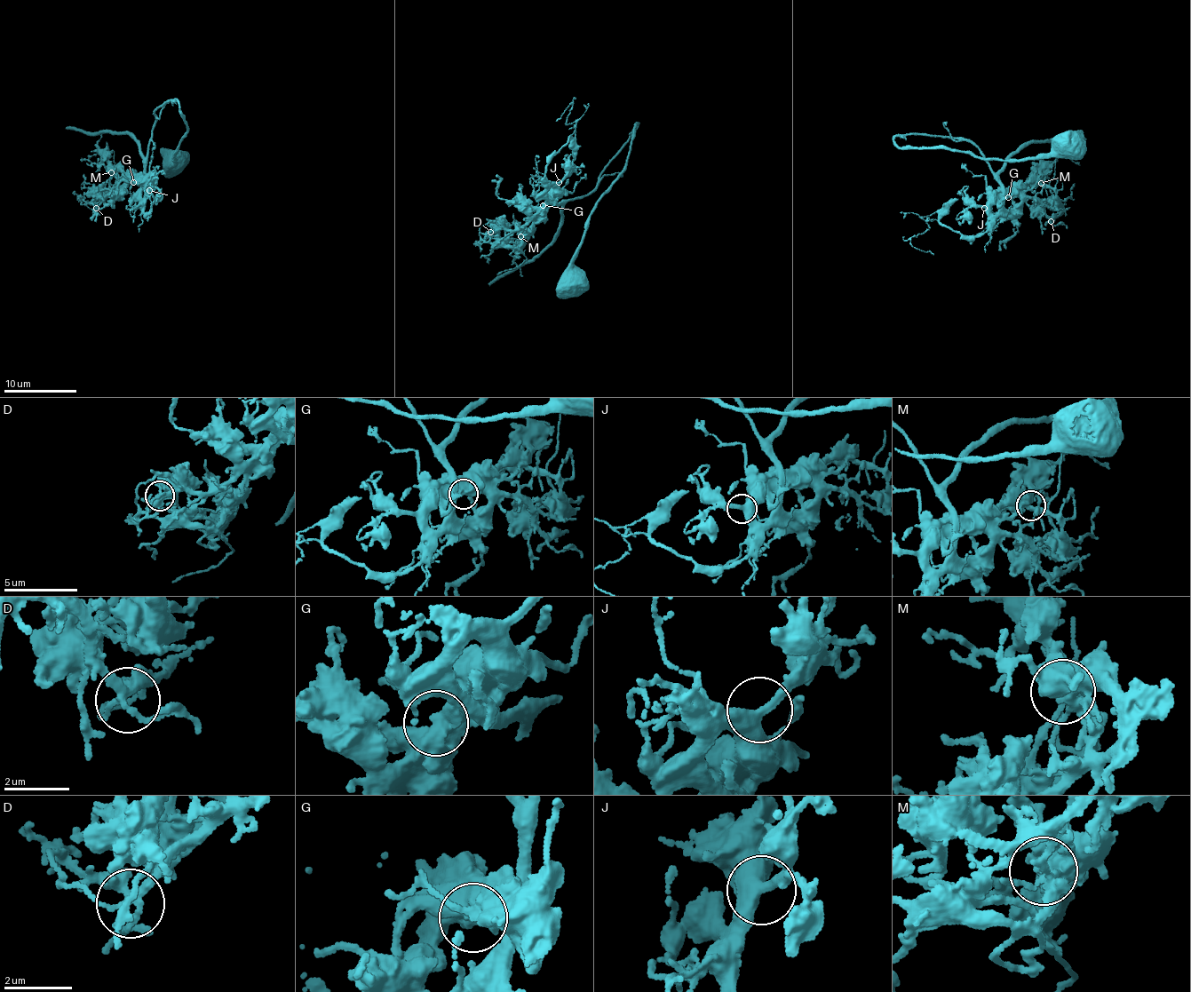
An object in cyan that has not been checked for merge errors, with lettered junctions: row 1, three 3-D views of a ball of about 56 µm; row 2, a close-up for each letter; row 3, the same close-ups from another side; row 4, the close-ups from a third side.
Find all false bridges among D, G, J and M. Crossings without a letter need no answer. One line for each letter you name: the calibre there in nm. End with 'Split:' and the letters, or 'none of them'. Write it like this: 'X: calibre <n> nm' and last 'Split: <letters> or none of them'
Split: none of them

